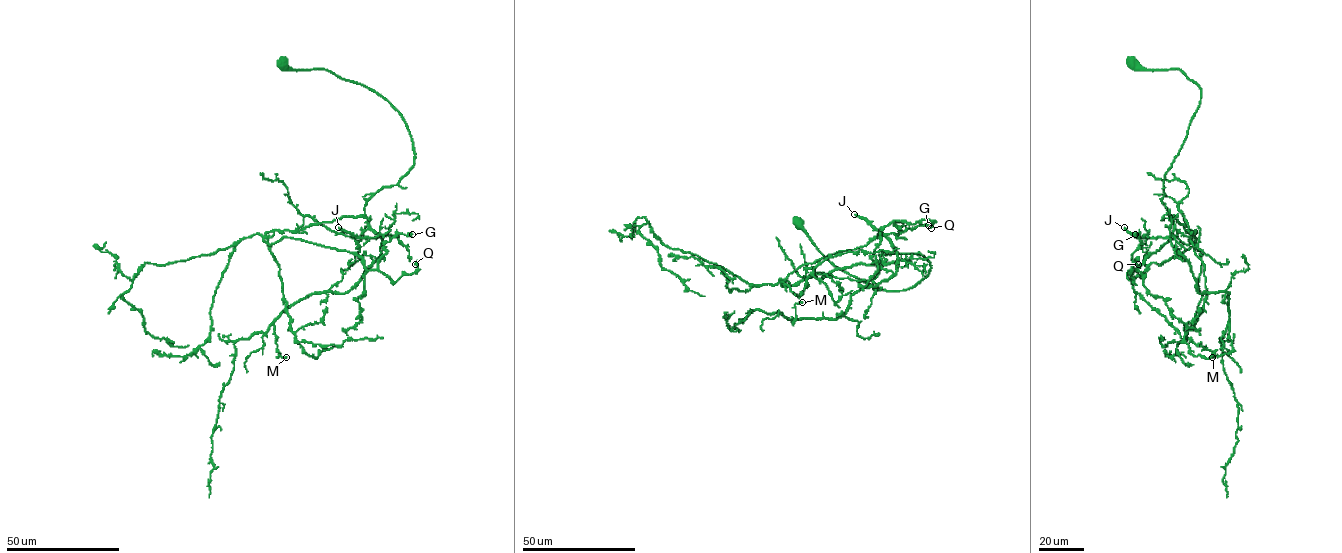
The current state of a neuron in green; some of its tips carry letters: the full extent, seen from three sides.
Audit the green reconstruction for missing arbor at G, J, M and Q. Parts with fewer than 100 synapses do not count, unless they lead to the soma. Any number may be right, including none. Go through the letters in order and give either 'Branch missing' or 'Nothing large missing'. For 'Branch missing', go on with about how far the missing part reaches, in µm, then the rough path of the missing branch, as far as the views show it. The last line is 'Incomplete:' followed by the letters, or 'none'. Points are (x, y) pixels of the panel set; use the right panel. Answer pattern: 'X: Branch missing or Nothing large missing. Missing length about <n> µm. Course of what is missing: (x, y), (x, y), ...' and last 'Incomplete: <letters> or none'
G: Nothing large missing
J: Branch missing. Missing length about 150 µm
M: Nothing large missing
Q: Nothing large missing
Incomplete: J

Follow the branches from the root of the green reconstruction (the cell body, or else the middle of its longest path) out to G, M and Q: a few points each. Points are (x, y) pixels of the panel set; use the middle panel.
G: (798, 220), (835, 266), (885, 291), (930, 269), (922, 255), (884, 251), (783, 286), (893, 221), (928, 225)
M: (798, 220), (835, 266), (885, 291), (930, 263), (884, 251), (896, 272), (834, 319), (793, 322), (802, 302)
Q: (798, 220), (835, 266), (885, 291), (930, 269), (922, 255), (884, 251), (783, 286), (893, 221), (931, 228)

